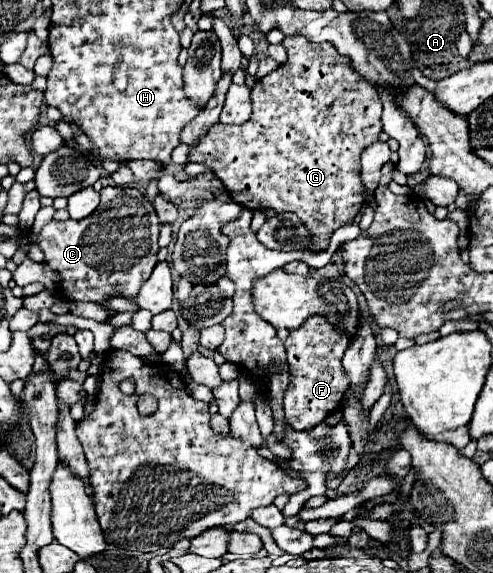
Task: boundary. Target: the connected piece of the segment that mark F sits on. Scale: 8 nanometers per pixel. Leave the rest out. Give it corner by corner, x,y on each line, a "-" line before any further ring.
324,316
308,318
298,330
292,330
284,342
290,364
290,388
284,394
286,422
294,430
314,428
328,412
340,408
342,394
348,386
348,378
342,370
342,356
348,348
348,336
340,334

